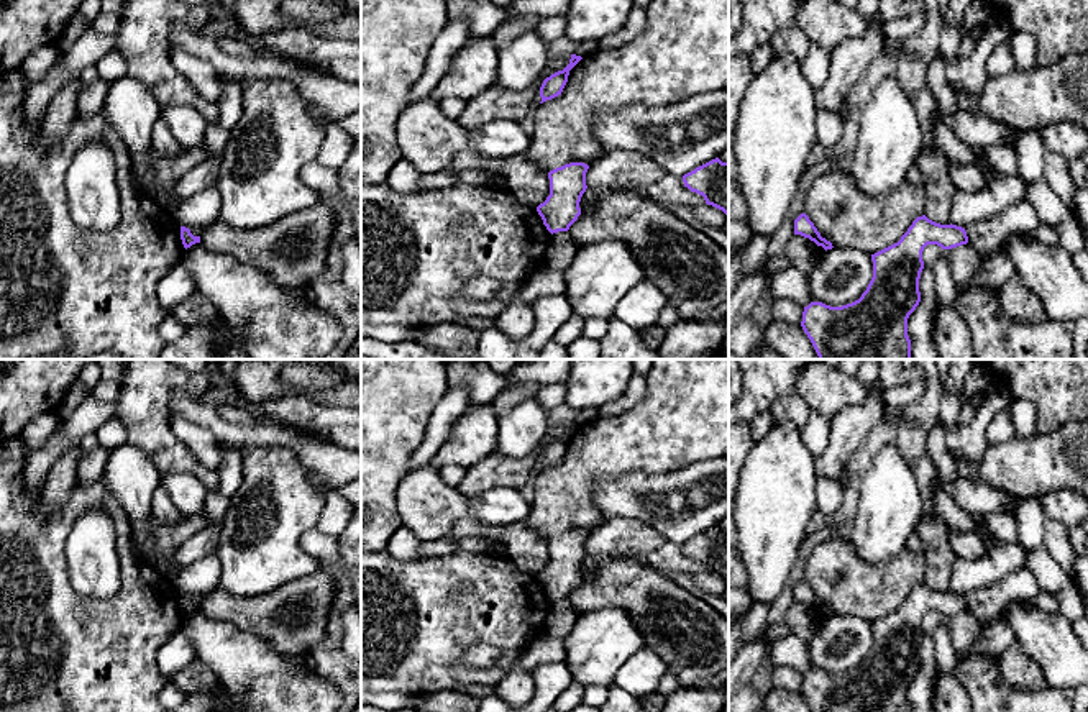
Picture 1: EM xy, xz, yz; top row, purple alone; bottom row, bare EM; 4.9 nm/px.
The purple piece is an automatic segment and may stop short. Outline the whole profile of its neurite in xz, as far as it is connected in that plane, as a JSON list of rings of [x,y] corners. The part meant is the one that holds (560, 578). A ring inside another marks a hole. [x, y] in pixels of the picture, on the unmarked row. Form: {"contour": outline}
{"contour": [[[569,530],[548,540],[550,563],[537,579],[551,602],[568,599],[581,582],[579,569],[587,556],[587,536],[584,530]]]}

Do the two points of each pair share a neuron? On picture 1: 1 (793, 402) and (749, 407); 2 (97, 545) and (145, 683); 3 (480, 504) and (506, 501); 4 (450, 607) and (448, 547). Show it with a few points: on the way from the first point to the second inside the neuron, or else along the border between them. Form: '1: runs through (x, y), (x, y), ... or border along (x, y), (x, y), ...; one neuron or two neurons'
1: border along (795, 391), (783, 396), (770, 410); two neurons
2: border along (117, 555), (120, 586), (110, 596), (76, 593); two neurons
3: runs through (486, 504), (499, 504); one neuron
4: border along (458, 548), (447, 555), (419, 560); two neurons

